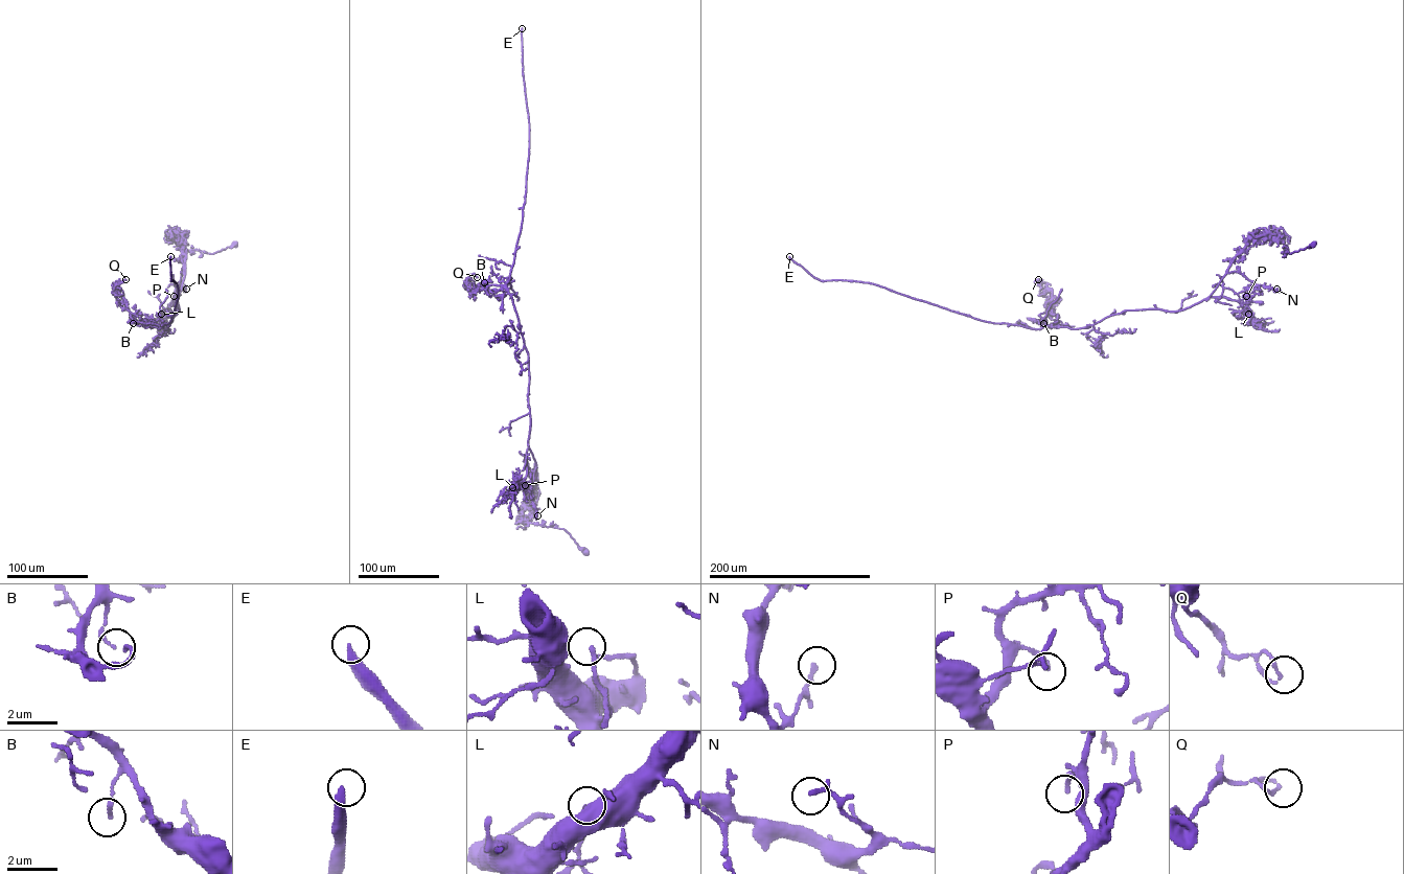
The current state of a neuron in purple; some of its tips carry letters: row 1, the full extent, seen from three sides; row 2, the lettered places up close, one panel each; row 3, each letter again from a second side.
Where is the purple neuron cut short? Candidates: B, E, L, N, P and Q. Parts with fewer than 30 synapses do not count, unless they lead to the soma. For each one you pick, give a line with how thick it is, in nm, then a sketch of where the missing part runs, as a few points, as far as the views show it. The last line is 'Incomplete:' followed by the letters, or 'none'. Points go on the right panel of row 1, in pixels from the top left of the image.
E: calibre 340 nm
Incomplete: E

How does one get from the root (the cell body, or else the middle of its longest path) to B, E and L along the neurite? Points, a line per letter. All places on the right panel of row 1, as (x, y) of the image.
B: (1313, 244), (1290, 254), (1278, 233), (1249, 232), (1189, 307), (1043, 323)
E: (1313, 244), (1290, 254), (1278, 233), (1249, 232), (1209, 297), (1076, 328), (820, 280), (789, 256)
L: (1313, 244), (1290, 254), (1278, 233), (1257, 236), (1249, 233), (1245, 247), (1210, 297), (1236, 300), (1248, 314)

